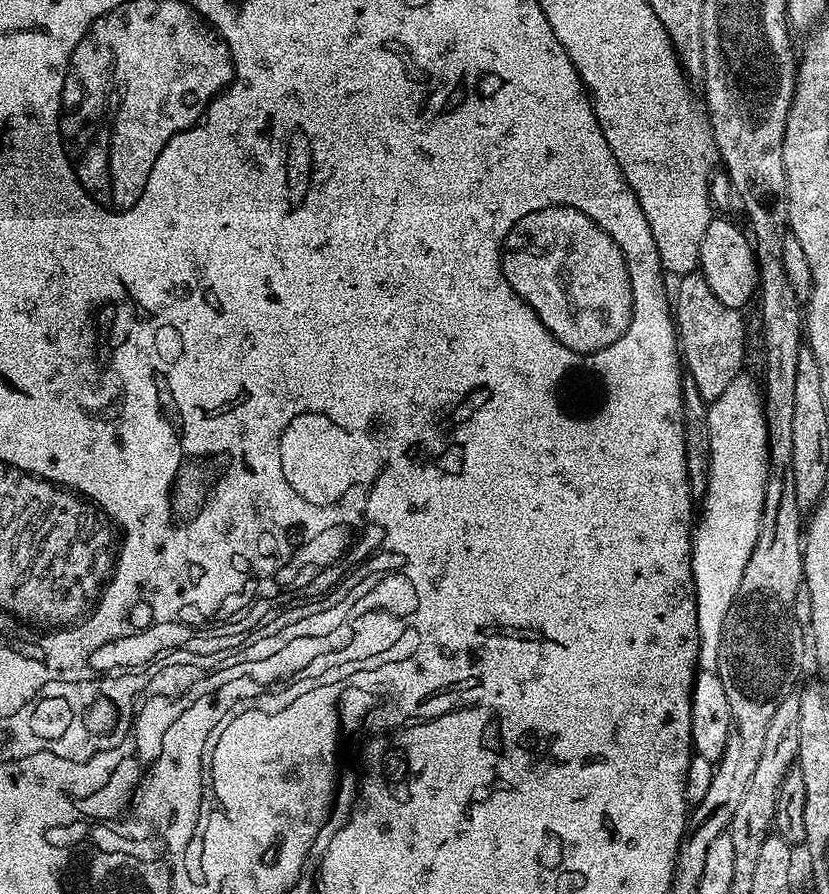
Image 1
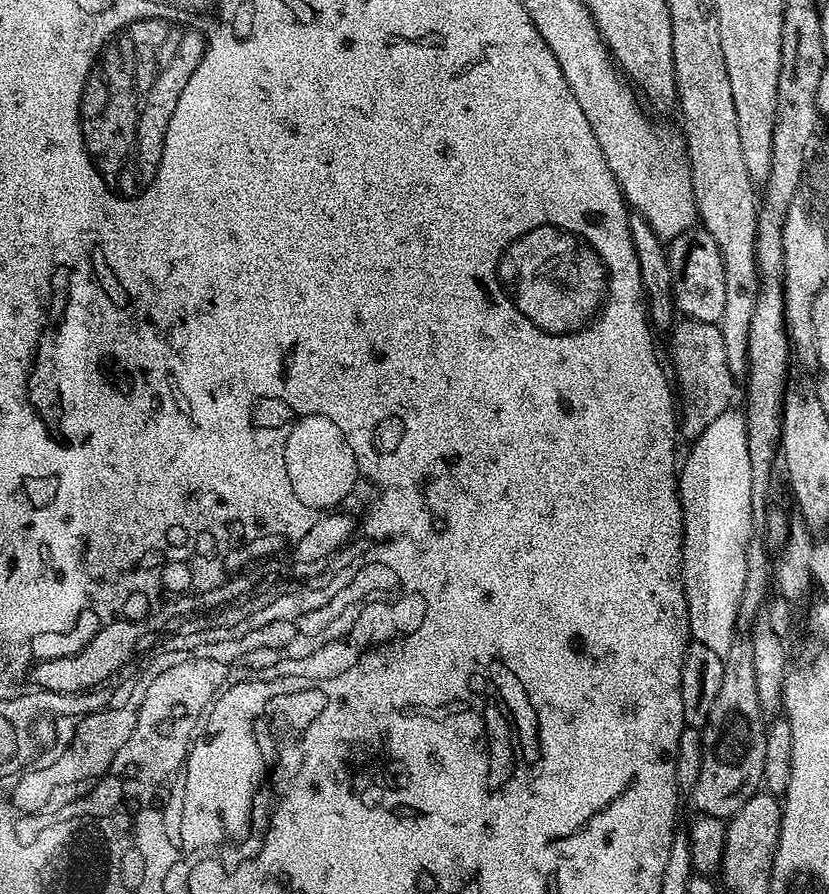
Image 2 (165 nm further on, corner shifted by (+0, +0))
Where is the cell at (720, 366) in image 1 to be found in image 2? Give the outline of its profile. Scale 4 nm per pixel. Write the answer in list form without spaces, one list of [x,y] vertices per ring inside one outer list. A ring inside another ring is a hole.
[[[680,318],[675,321],[671,336],[670,372],[678,389],[678,432],[688,442],[695,442],[702,430],[706,430],[706,426],[718,418],[718,414],[728,412],[733,407],[732,391],[737,381],[730,374],[730,366],[726,362],[726,342],[722,342],[719,324]]]

